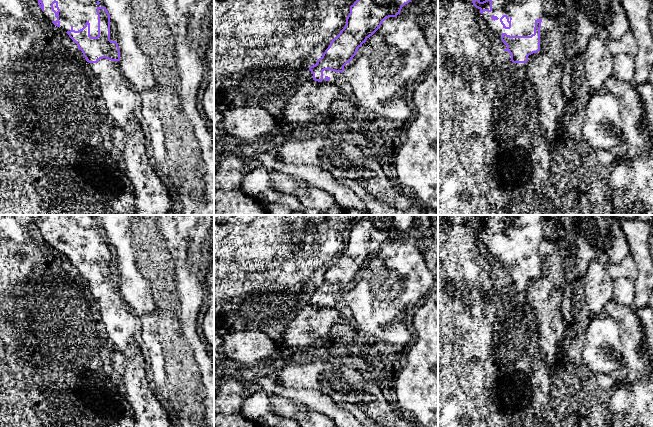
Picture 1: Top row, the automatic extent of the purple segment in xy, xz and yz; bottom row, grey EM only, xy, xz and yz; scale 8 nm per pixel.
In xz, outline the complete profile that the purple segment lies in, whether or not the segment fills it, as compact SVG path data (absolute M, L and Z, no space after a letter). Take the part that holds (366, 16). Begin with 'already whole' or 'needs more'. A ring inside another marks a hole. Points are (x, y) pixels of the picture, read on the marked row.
already whole | M356 0L350 6L350 13L346 18L345 27L330 42L329 47L322 57L317 60L317 63L309 67L313 74L313 80L321 82L323 71L328 69L343 73L344 66L356 55L358 48L362 47L362 44L379 29L382 22L389 17L396 17L400 14L402 7L409 2L411 0Z

